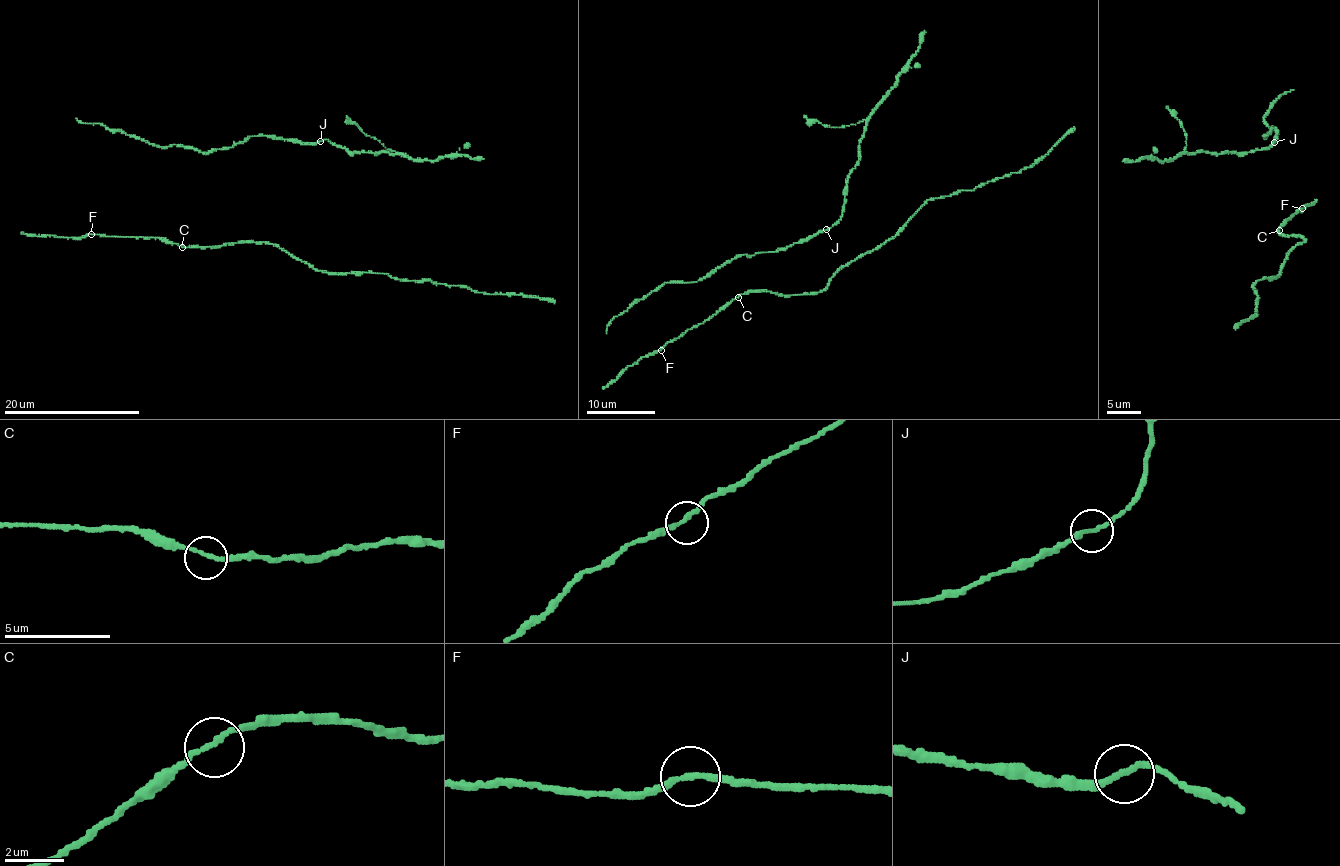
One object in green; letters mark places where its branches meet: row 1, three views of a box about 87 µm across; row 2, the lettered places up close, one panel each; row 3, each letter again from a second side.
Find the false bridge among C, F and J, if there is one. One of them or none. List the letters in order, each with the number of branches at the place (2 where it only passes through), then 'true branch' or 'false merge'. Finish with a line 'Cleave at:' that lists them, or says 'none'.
C: branches 2; true branch
F: branches 2; true branch
J: branches 2; true branch
Cleave at: none

